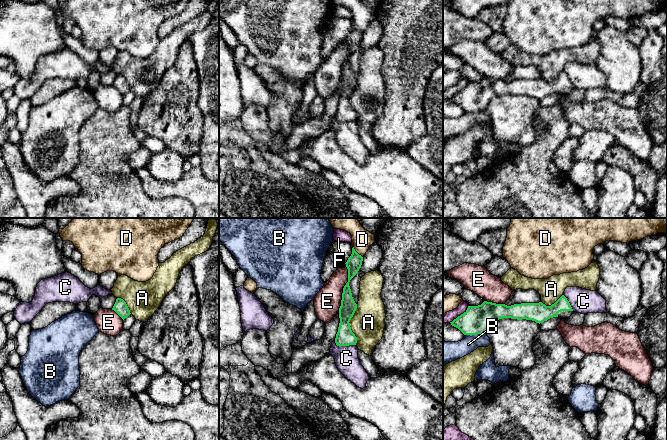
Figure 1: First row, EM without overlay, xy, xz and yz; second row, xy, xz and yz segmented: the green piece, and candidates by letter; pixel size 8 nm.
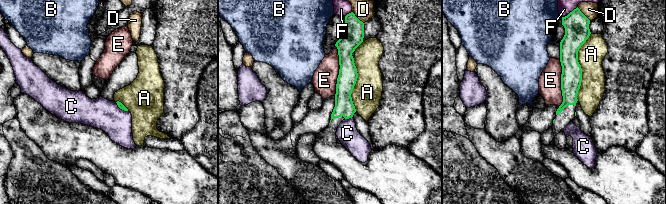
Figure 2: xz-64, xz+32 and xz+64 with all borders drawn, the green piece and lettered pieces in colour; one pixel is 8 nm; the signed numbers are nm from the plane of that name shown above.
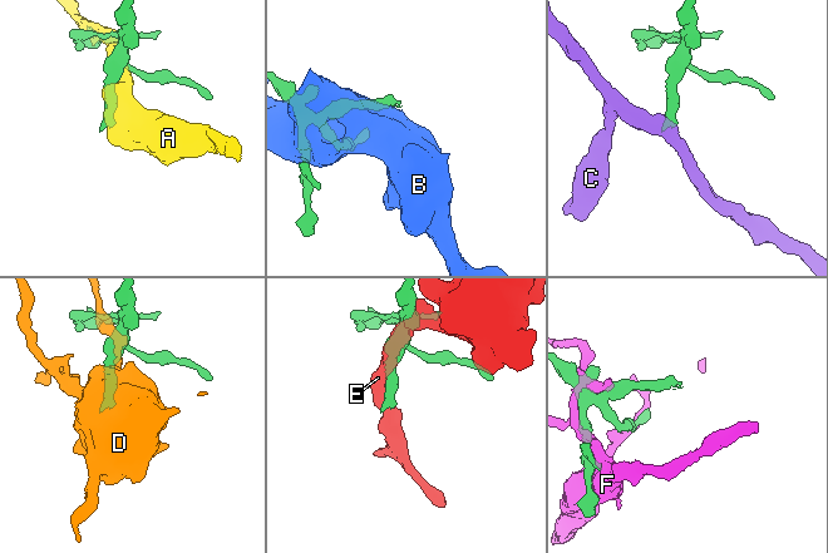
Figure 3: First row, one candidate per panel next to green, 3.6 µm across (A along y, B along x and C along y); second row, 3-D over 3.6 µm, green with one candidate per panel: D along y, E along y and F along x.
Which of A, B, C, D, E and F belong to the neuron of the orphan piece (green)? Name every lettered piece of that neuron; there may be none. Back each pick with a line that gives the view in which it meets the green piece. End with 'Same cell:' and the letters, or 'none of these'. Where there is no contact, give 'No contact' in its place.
Same cell: none of these

